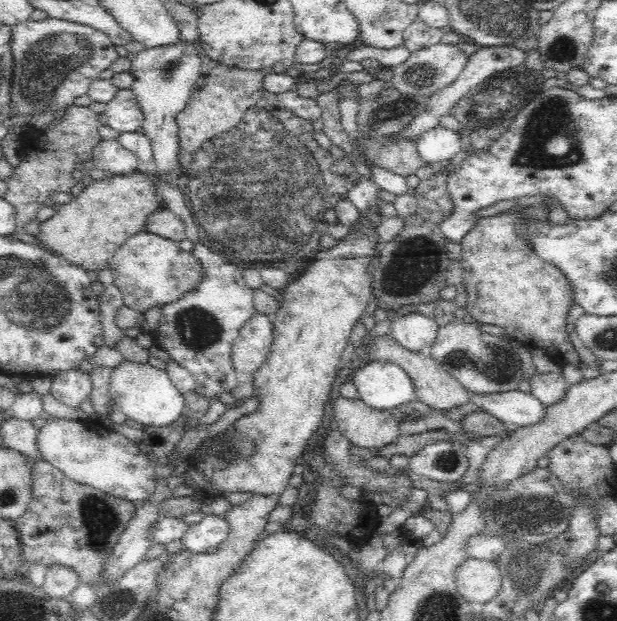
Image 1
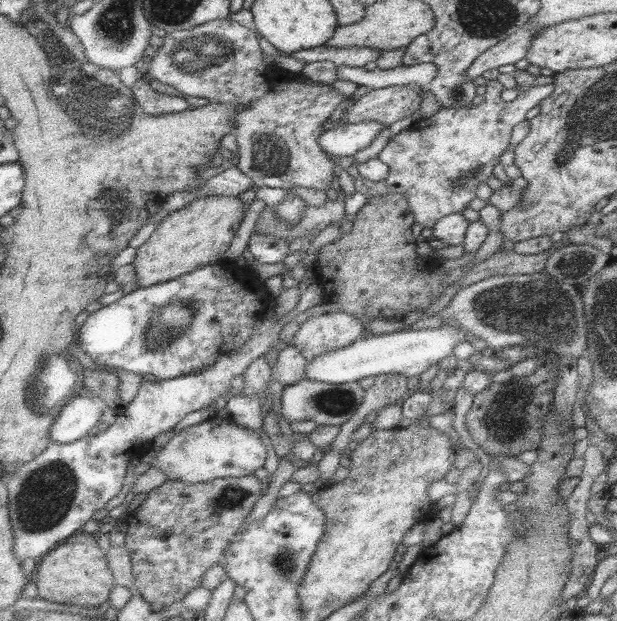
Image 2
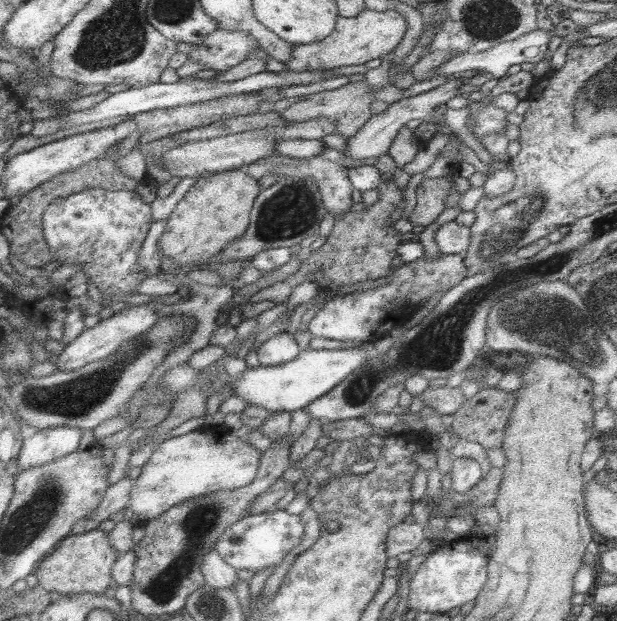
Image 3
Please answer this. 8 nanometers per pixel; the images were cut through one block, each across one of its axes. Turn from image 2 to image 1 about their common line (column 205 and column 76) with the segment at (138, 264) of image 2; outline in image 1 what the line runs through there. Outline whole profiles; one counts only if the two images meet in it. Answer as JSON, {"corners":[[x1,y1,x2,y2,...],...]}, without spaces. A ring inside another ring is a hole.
{"corners":[[136,170,132,174,108,174,103,180,94,181,84,187,79,196,74,197,68,204,60,206,60,210,52,218,40,222,40,232,35,236,40,241,40,246,52,251,64,261,87,271,100,271,109,268,112,256,128,238,144,230,146,218,162,208,164,208,163,200,158,195,154,183,150,181,148,173,140,173]]}

